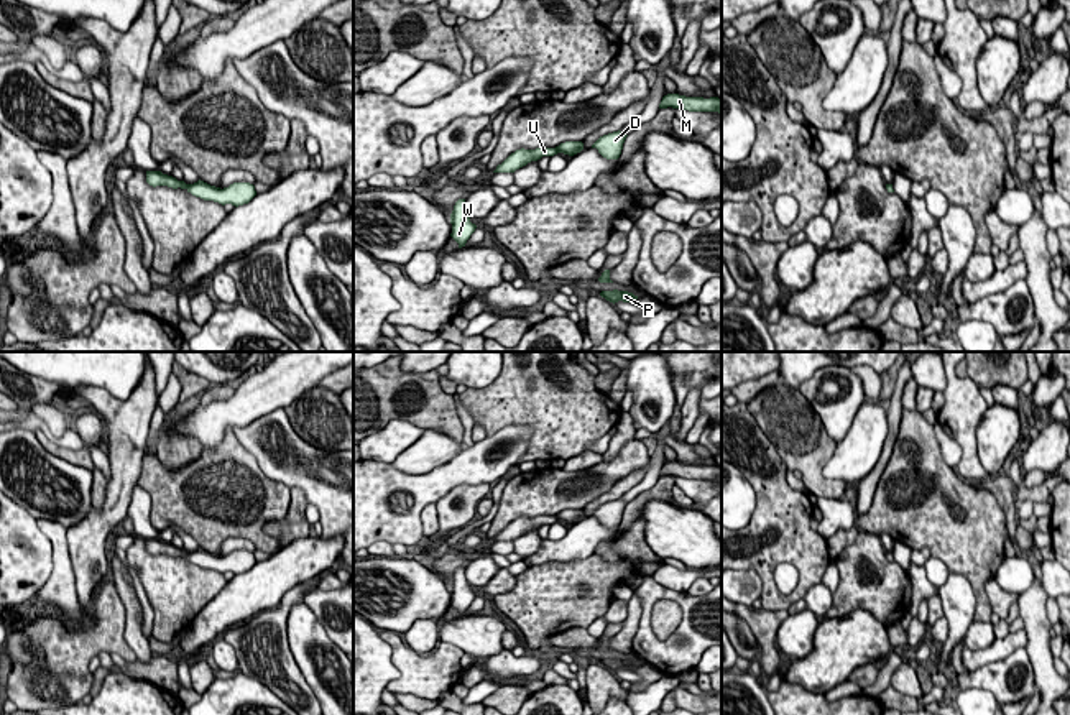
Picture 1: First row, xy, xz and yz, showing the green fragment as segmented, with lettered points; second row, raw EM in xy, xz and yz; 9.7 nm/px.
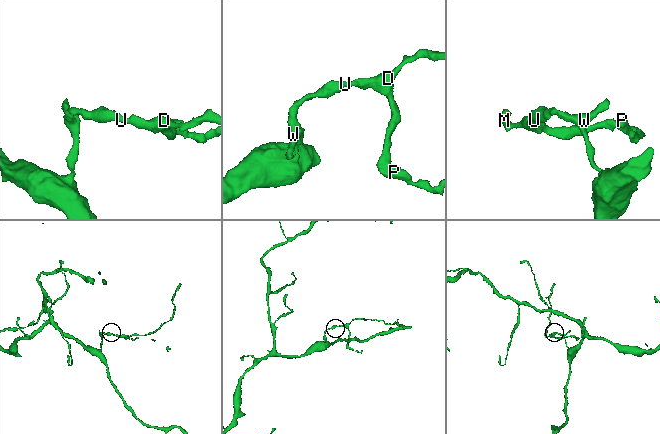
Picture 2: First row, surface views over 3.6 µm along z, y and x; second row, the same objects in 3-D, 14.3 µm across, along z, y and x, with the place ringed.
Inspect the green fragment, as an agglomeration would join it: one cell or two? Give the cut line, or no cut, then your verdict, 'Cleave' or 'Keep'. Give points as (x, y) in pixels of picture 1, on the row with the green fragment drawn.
No split. Keep

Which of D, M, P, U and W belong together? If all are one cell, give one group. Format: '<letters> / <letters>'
D M P U W

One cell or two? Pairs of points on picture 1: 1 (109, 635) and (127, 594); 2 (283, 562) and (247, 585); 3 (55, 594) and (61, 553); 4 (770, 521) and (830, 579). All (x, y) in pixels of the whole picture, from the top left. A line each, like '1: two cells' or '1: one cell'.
1: two cells
2: one cell
3: one cell
4: two cells

